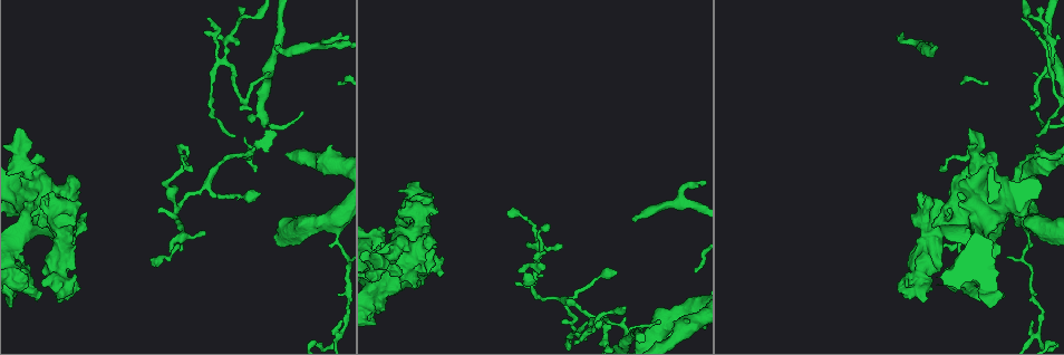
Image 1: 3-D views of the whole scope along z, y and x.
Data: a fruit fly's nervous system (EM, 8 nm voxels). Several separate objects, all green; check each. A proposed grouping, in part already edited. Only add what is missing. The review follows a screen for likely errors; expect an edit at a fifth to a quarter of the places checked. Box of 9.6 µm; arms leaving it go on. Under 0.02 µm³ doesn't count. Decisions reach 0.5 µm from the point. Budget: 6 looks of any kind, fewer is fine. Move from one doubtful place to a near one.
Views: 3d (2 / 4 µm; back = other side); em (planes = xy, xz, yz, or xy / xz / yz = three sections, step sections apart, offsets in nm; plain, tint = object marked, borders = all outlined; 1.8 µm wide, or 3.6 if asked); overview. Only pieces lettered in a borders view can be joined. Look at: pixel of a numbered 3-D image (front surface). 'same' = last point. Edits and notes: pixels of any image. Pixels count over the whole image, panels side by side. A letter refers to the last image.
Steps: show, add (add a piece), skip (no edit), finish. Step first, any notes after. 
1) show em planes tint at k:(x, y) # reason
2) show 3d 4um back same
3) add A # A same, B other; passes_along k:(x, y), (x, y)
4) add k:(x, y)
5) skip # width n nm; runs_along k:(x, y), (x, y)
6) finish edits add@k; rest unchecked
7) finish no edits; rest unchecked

show em xz step 4 borders at 1:(43, 158) # free end

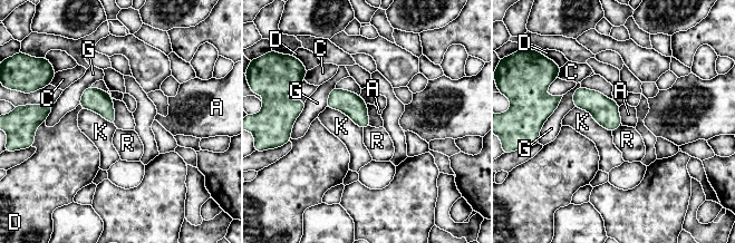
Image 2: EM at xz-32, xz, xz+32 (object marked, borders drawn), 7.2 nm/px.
show em planes borders same

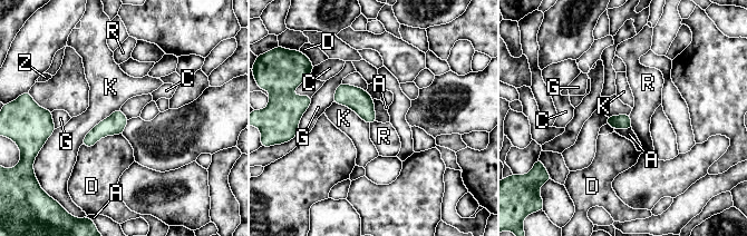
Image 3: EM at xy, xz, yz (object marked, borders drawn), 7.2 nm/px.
skip # A other, C other, D other, G other, K other, R other, Z other; border 3:(629, 115), (632, 127); none of them fits

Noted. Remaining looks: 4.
show em planes borders at 1:(275, 47) # branch stops here

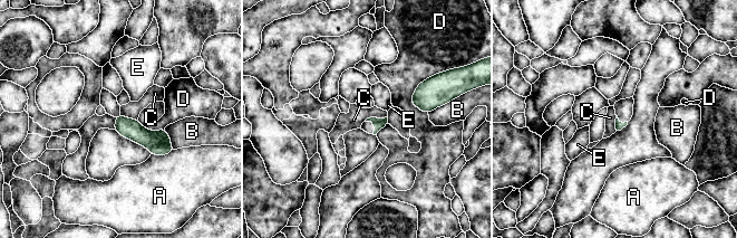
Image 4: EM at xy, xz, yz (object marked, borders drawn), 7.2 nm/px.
skip # A other, B other, C other, D other, E other; border 4:(387, 115), (364, 121); none of them fits

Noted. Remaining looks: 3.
show em planes borders at 1:(234, 134) # branch stops here

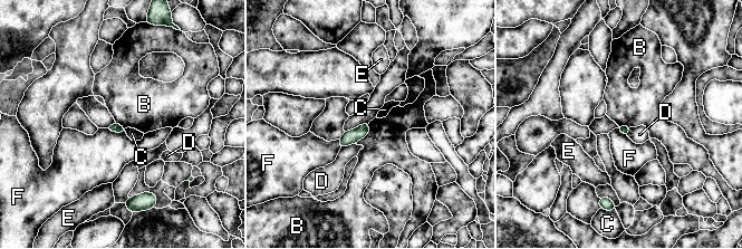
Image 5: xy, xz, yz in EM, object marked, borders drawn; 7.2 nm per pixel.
skip # longest_contact B 190 nm; B other, C other, D other, E other, F other; border 5:(369, 123), (369, 132), (355, 143); no lettered piece goes on from it

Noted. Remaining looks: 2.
finish no edits; rest unchecked

